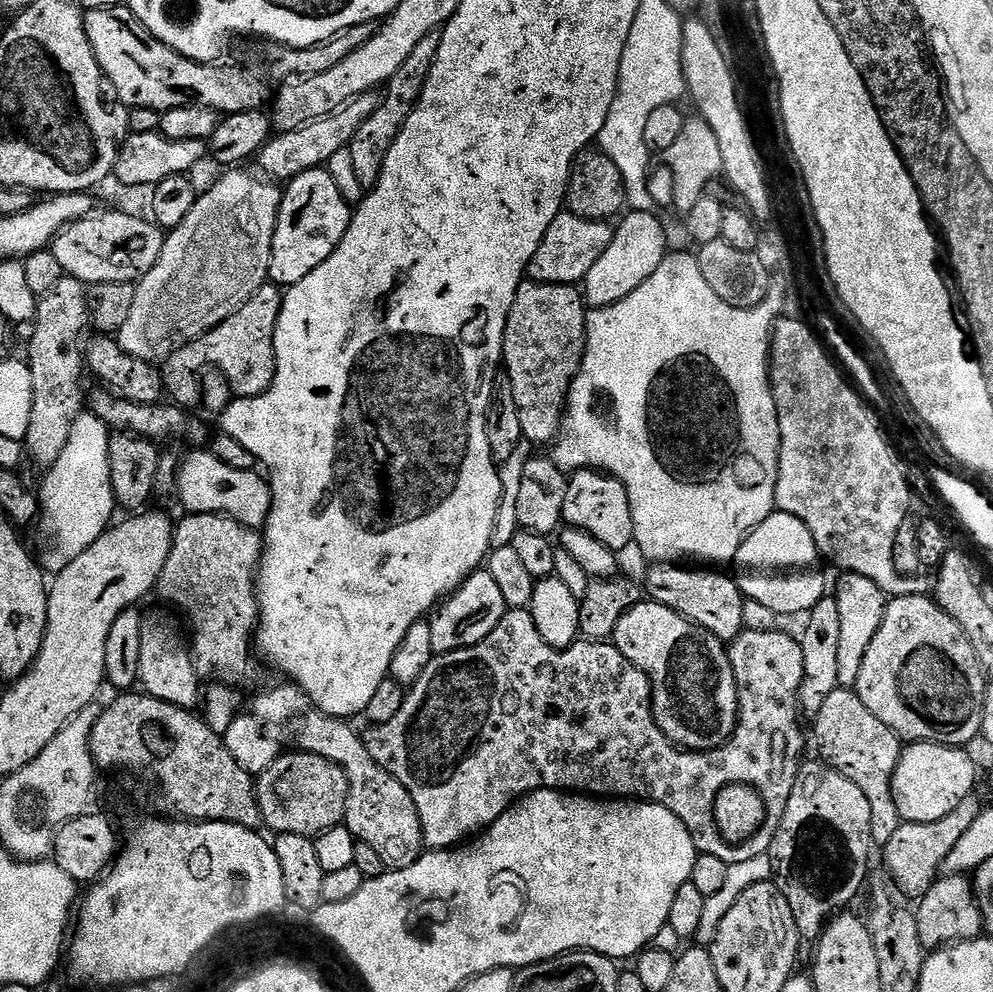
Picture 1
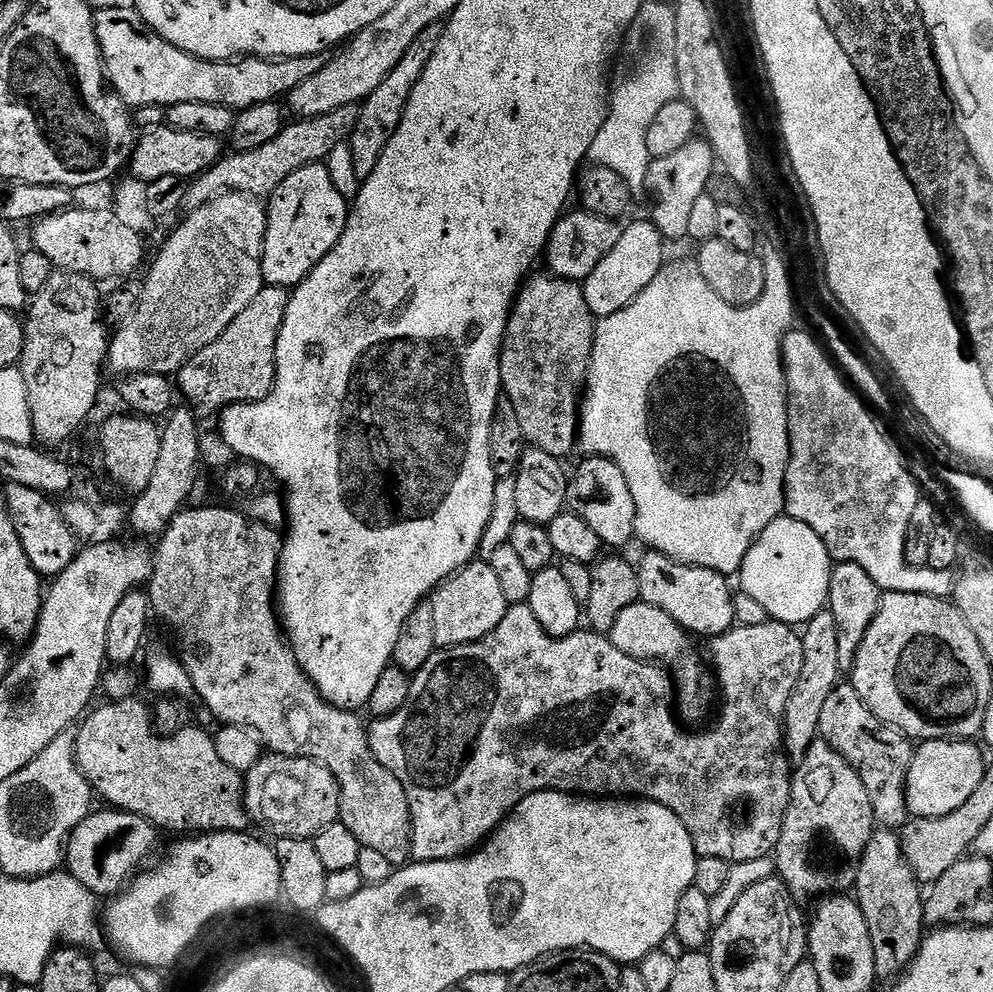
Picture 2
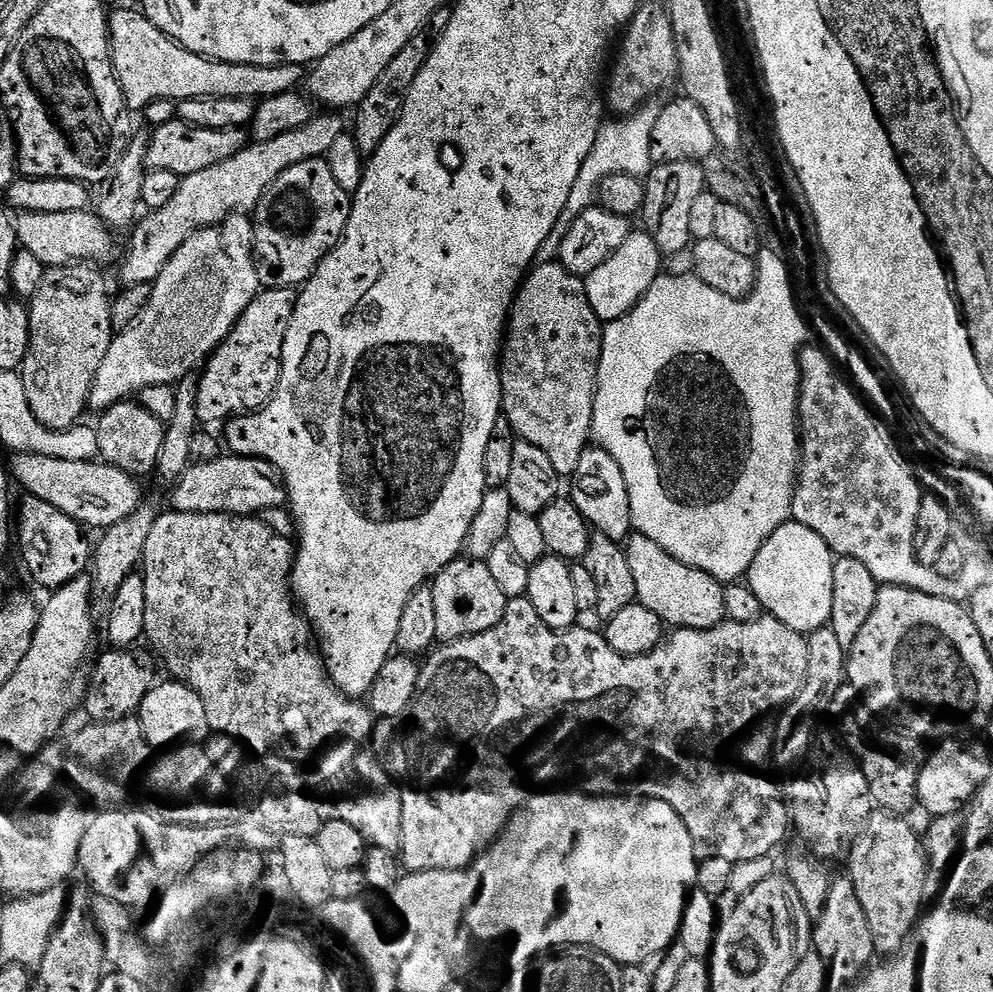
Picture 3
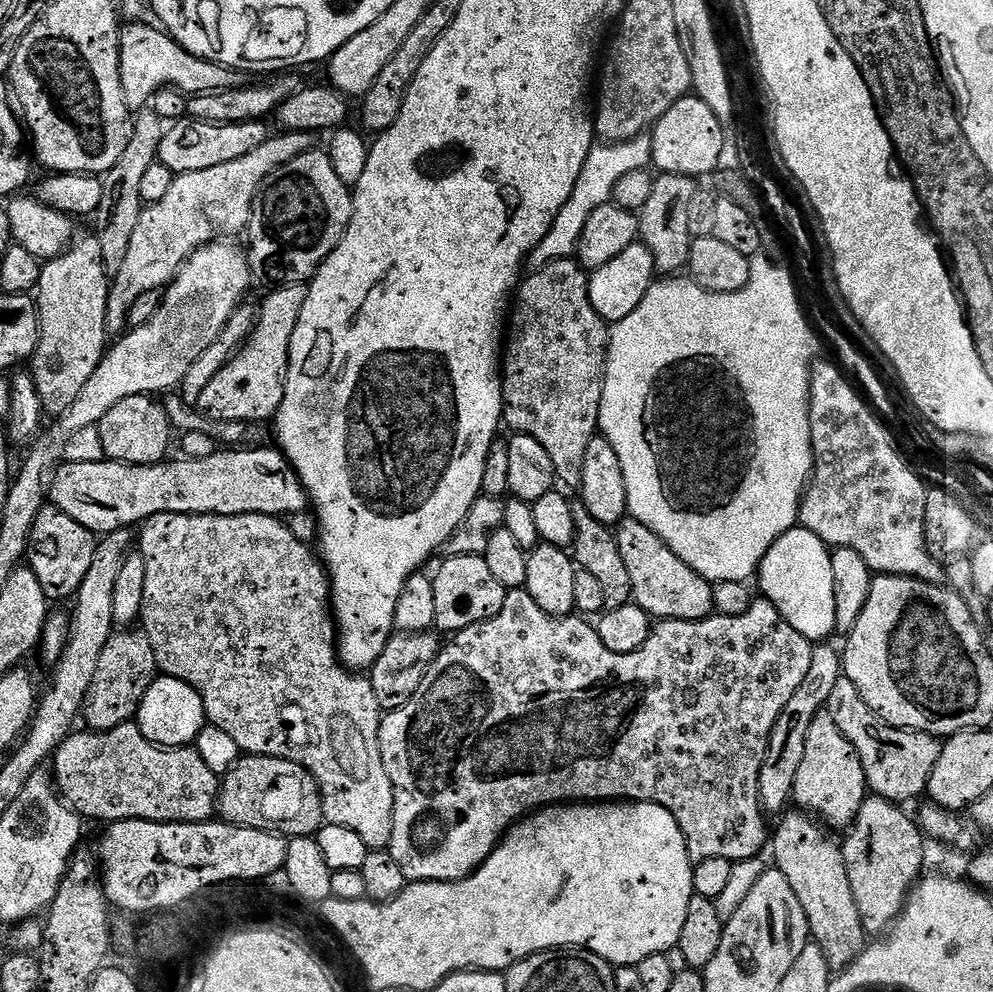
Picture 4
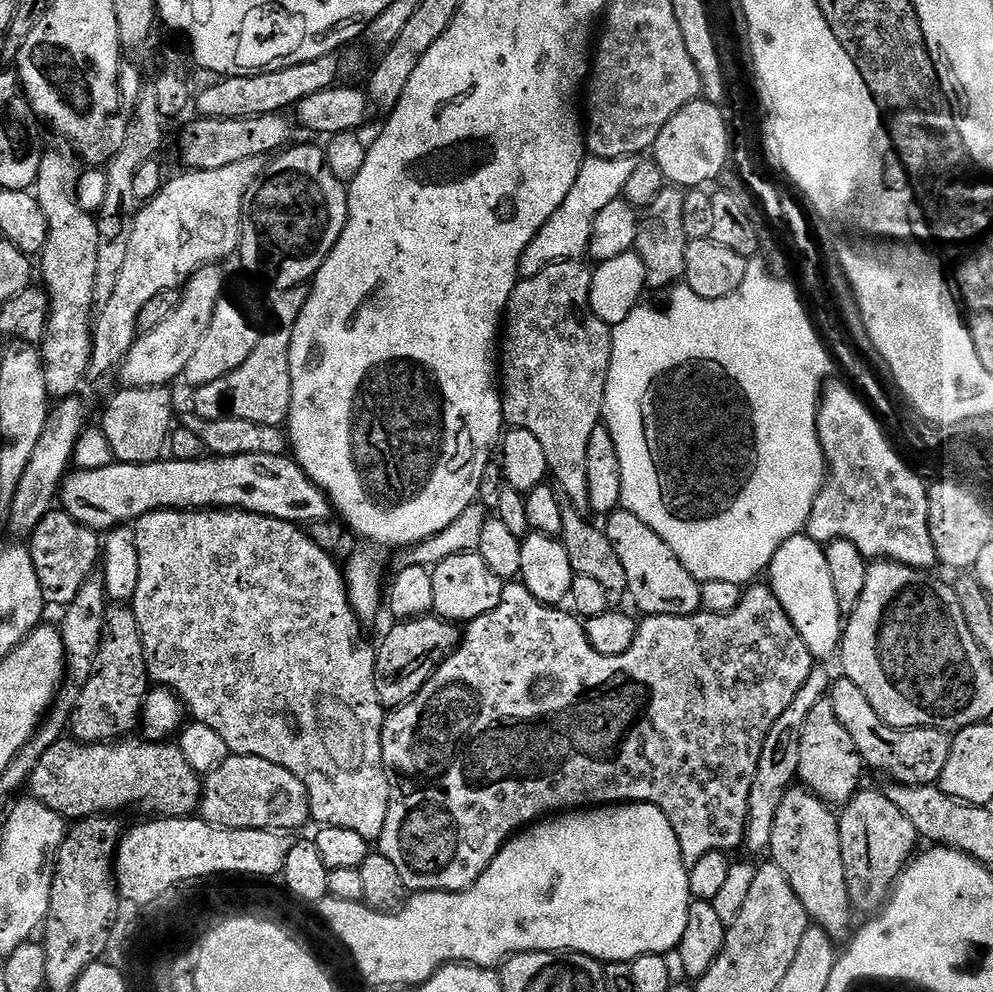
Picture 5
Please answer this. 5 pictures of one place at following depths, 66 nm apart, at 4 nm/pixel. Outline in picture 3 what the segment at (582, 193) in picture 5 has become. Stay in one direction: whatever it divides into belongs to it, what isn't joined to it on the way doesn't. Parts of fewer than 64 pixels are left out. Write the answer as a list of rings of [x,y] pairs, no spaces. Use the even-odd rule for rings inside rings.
[[[649,102],[641,104],[629,116],[612,118],[612,121],[609,119],[601,123],[598,138],[590,149],[590,154],[586,154],[586,162],[582,162],[582,170],[576,183],[577,189],[581,193],[595,193],[601,182],[610,174],[647,177],[654,167],[650,154],[650,134],[654,134],[654,122],[658,122],[660,110],[659,103]]]

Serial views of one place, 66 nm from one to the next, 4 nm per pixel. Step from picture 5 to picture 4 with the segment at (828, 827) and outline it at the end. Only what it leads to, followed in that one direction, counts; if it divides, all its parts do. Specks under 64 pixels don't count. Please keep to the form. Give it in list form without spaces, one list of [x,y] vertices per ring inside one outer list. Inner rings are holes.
[[[803,810],[785,811],[779,820],[780,829],[777,832],[775,829],[770,836],[770,852],[772,848],[772,856],[776,859],[775,871],[786,874],[786,882],[790,882],[794,894],[798,894],[798,902],[802,902],[802,910],[806,910],[811,939],[826,954],[828,967],[832,969],[833,973],[839,974],[848,965],[853,964],[866,947],[862,914],[858,914],[858,902],[854,902],[854,894],[850,890],[850,877],[846,874],[844,849],[837,841],[835,844],[827,836],[829,833]]]

